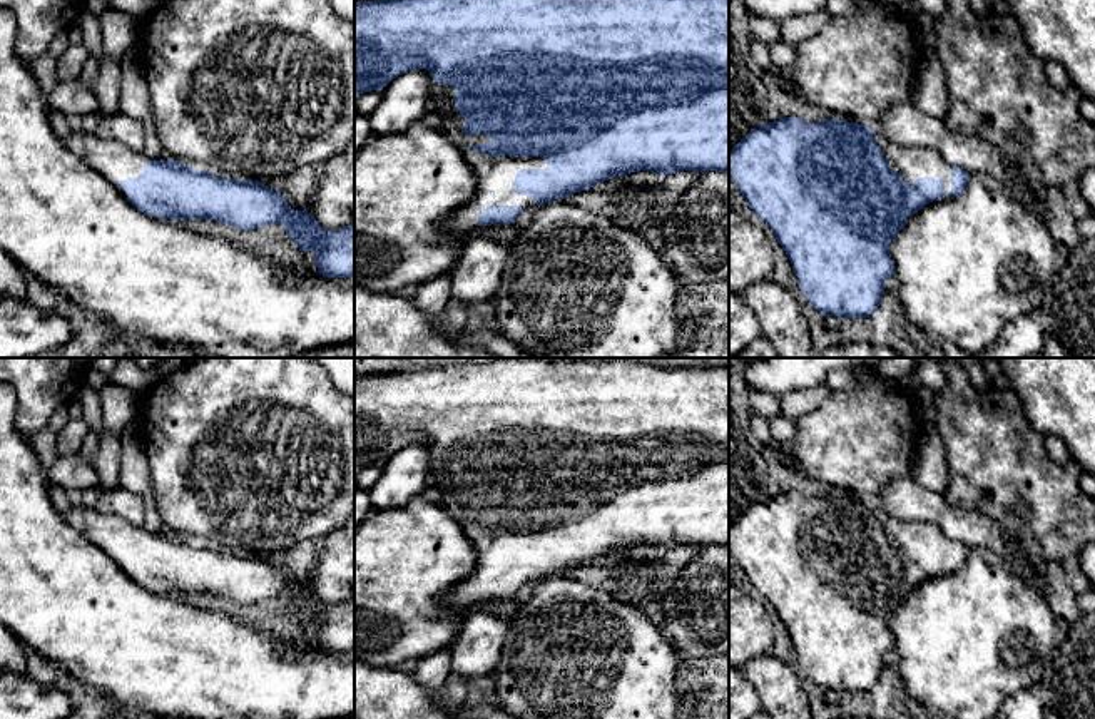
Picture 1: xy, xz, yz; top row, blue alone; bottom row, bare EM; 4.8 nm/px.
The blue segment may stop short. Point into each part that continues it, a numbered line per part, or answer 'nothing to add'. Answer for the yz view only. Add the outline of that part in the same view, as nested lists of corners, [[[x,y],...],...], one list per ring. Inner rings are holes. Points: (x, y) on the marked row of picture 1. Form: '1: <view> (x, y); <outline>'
nothing to add

